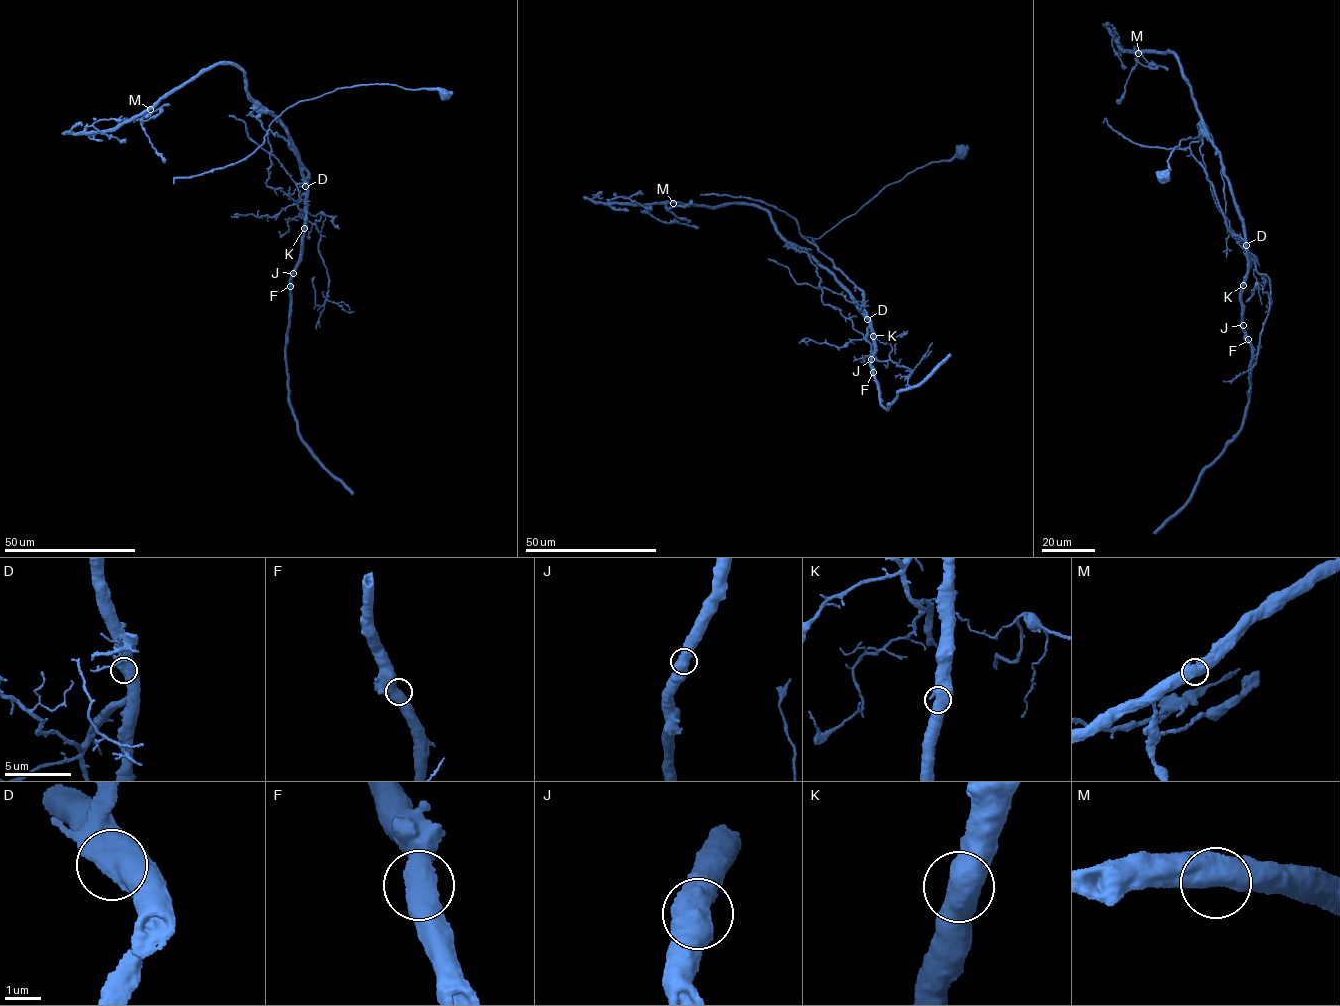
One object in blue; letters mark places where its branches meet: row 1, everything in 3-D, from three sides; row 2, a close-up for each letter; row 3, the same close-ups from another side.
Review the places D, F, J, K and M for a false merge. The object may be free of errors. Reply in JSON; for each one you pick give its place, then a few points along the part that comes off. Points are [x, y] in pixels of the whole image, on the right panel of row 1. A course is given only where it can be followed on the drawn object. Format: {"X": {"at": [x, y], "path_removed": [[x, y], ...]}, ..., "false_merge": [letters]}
{"D": {"at": [1246, 245], "path_removed": [[1246, 245], [1228, 230], [1190, 152], [1199, 137], [1180, 140], [1167, 161], [1170, 168], [1157, 178]]}, "false_merge": ["D"]}

